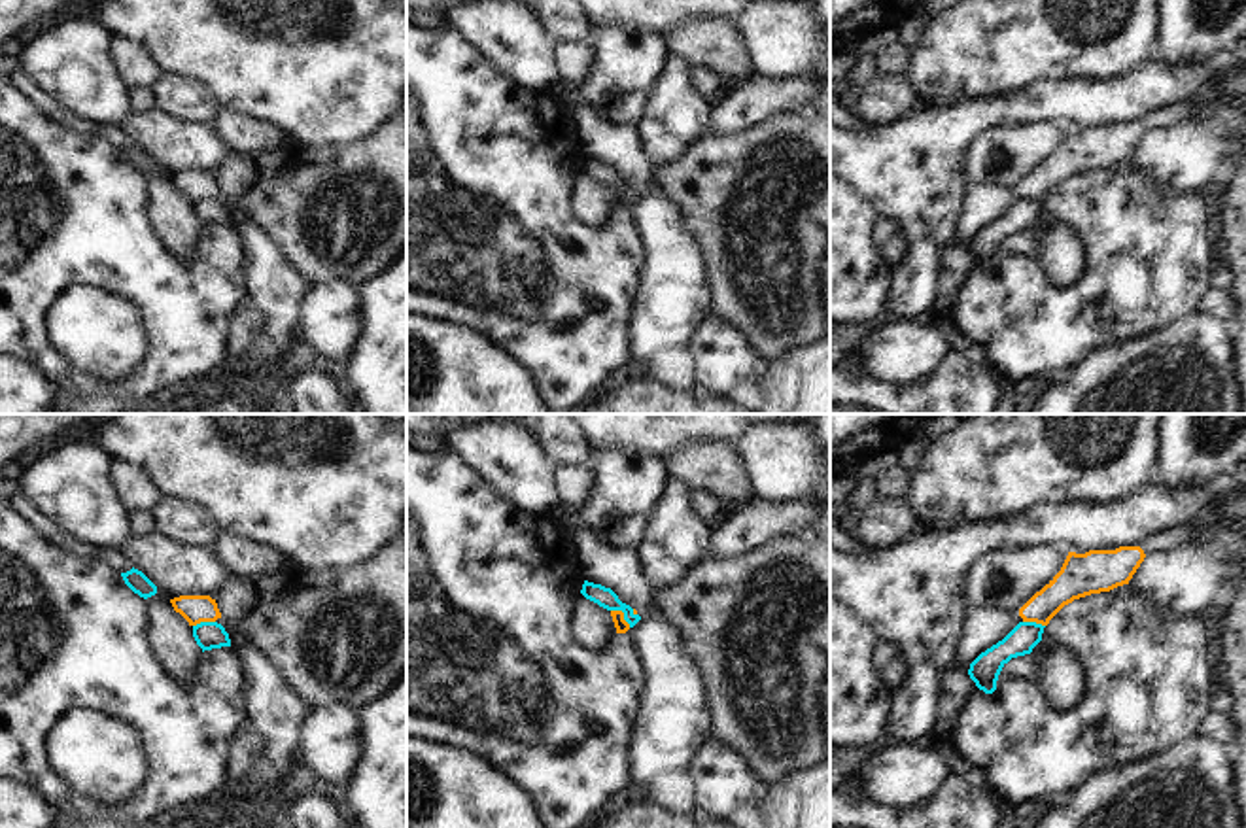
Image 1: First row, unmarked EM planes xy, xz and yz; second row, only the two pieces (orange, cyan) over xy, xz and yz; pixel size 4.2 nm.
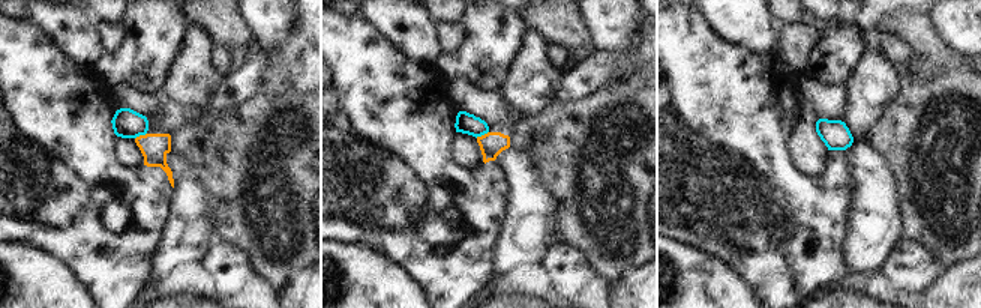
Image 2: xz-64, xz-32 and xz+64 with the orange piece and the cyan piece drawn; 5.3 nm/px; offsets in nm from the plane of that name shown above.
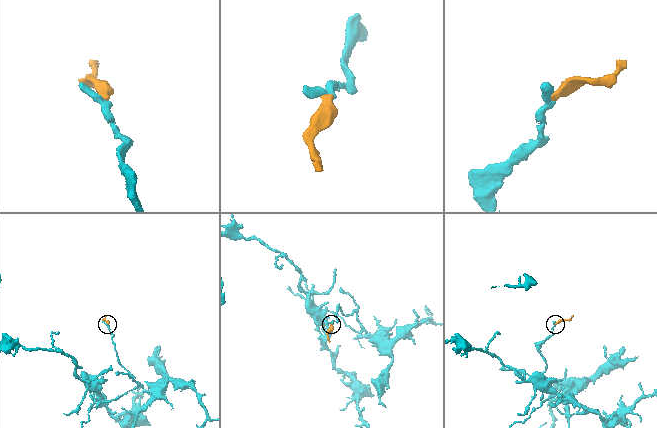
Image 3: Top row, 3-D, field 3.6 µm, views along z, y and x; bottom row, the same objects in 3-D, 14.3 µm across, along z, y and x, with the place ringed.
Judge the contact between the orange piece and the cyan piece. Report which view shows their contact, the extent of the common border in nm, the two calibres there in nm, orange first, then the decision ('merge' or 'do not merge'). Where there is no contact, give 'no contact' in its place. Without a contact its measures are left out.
contact in xz; length 120 nm; calibres 60 and 90 nm; do not merge

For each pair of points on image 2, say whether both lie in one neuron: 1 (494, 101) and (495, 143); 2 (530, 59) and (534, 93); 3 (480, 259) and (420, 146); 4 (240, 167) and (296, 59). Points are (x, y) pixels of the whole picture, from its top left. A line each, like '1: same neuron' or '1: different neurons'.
1: same neuron
2: same neuron
3: same neuron
4: different neurons

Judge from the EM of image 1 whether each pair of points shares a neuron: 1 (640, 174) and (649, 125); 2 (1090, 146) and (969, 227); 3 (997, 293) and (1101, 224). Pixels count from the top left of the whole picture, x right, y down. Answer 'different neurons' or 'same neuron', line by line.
1: different neurons
2: same neuron
3: same neuron

